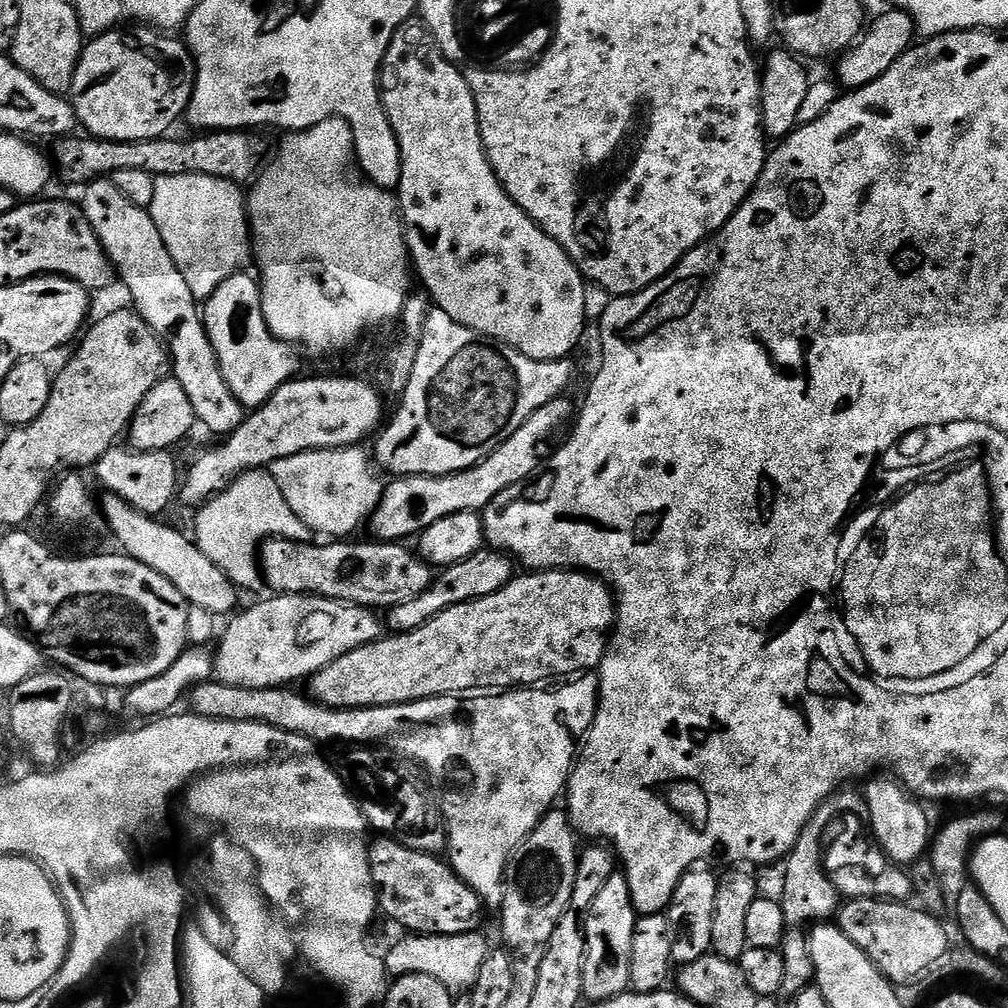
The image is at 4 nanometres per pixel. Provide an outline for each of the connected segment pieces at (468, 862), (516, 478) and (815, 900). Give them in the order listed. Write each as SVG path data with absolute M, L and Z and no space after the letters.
M580 674L555 686L504 690L499 694L476 694L471 698L435 696L433 700L417 700L415 704L363 710L329 710L307 699L304 701L292 691L296 690L288 686L239 688L221 684L213 678L192 689L191 711L207 720L269 724L320 746L331 740L341 740L344 744L389 744L394 751L413 756L432 775L431 783L440 787L438 803L448 830L452 869L478 893L489 909L496 910L504 901L504 873L508 871L512 857L567 789L568 778L578 759L578 744L576 748L572 732L587 734L591 730L596 702L600 699L600 677Z
M528 448L528 456L524 456L524 460L516 460L516 468L512 468L512 464L504 464L504 456L495 452L470 470L456 472L453 476L404 476L393 479L391 481L392 485L389 483L385 487L384 494L380 498L380 504L372 513L370 529L372 528L373 534L376 535L373 537L380 542L408 542L411 536L419 537L428 528L444 518L450 518L452 515L462 514L463 512L479 513L487 508L490 502L494 502L494 498L498 498L502 493L523 485L529 479L527 476L535 470L537 462L538 449Z
M817 814L804 828L796 847L788 853L784 867L784 889L778 899L789 926L811 922L828 922L837 915L842 904L842 896L837 892L829 869L824 862L826 837L824 838L823 815Z

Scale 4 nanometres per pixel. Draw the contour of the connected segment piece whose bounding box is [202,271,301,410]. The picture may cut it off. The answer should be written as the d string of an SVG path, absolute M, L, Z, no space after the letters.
M241 271L220 285L211 297L203 301L202 315L204 329L208 331L208 337L214 346L214 354L218 354L218 366L222 370L222 378L226 378L226 386L234 390L234 398L238 398L245 410L257 410L264 407L283 384L297 379L301 353L293 345L276 339L268 328L262 314L262 294L257 277L248 275L247 271Z

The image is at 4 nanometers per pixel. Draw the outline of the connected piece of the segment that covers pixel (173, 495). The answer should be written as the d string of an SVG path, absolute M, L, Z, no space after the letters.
M127 447L111 448L94 466L94 473L100 484L111 495L130 502L138 511L156 518L171 506L178 496L178 476L176 480L176 460L171 451L141 453Z

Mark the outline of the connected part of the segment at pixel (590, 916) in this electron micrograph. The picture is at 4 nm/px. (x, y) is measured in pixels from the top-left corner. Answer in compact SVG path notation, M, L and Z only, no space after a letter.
M623 871L613 872L610 882L602 886L598 898L584 917L586 930L586 958L582 970L583 999L603 1002L625 995L630 988L630 958L634 946L634 930L638 913L632 905L628 877Z

